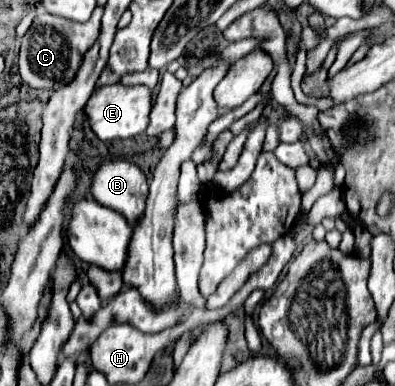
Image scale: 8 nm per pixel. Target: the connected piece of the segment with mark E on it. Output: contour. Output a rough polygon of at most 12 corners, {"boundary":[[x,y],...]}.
{"boundary":[[122,83],[94,89],[84,105],[96,139],[140,135],[152,91]]}

